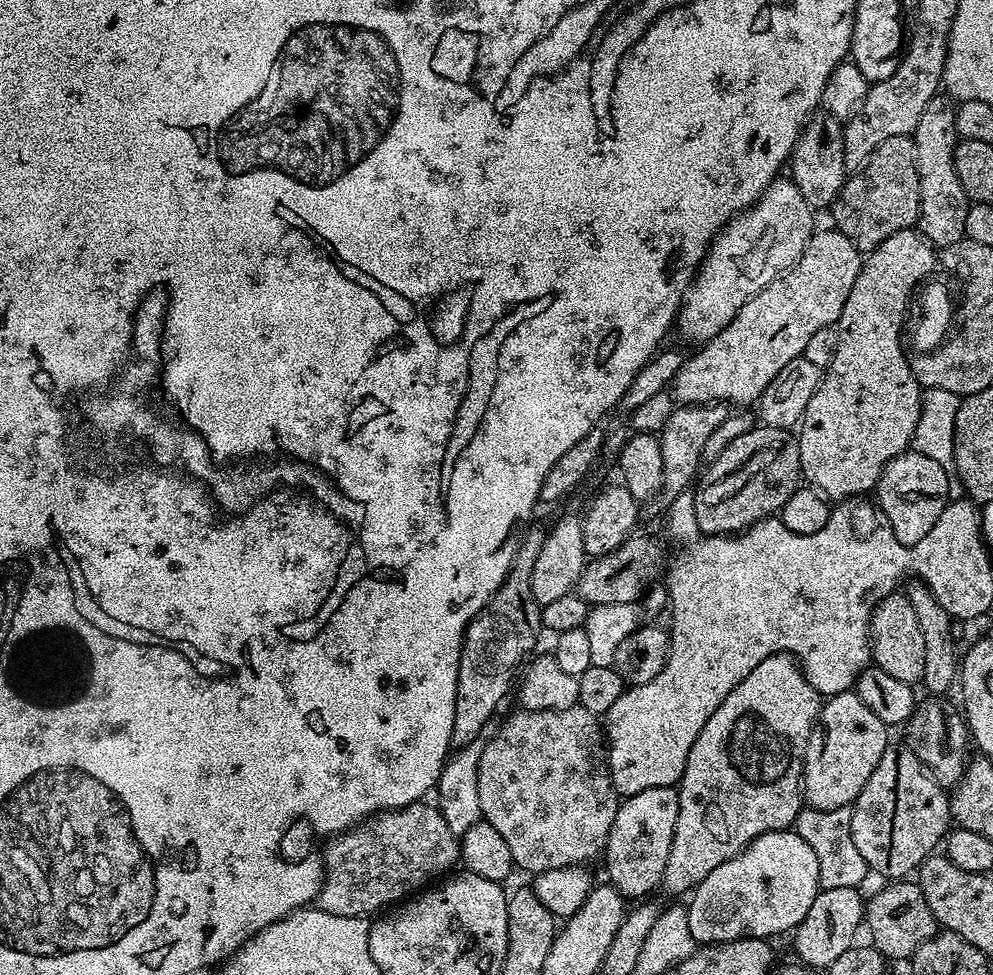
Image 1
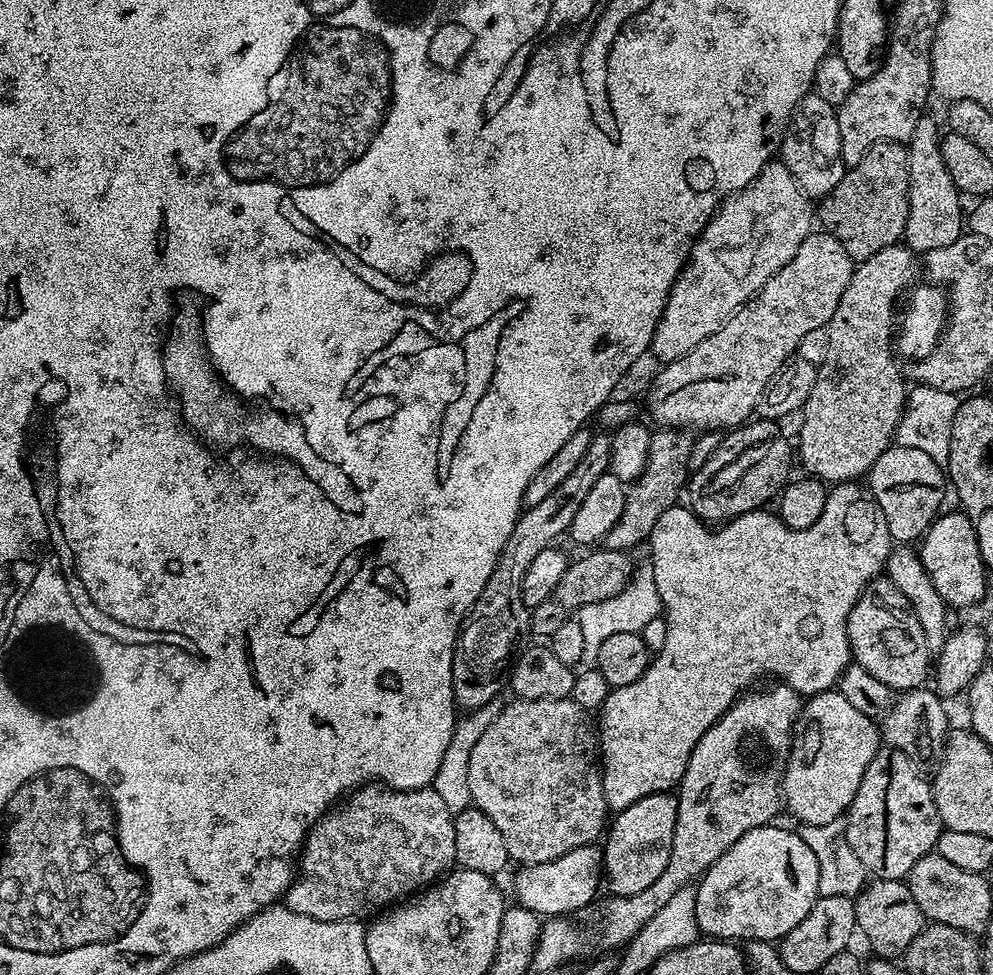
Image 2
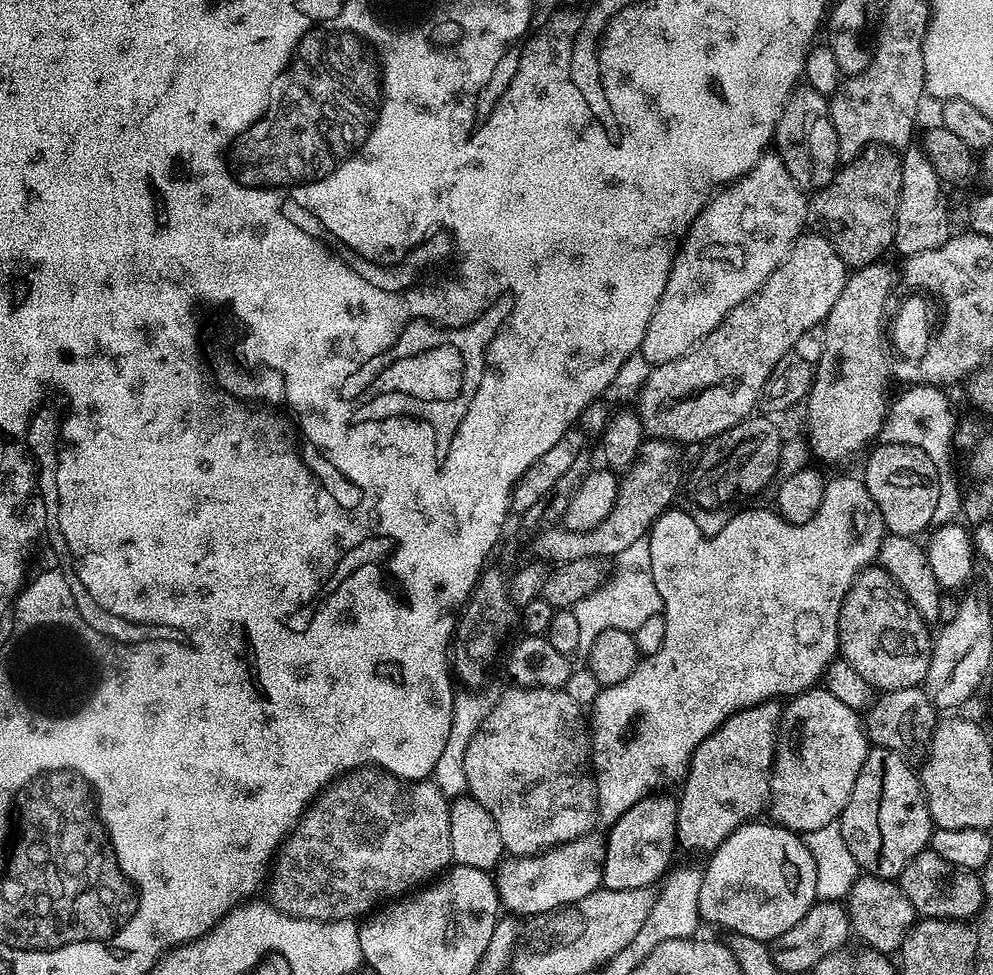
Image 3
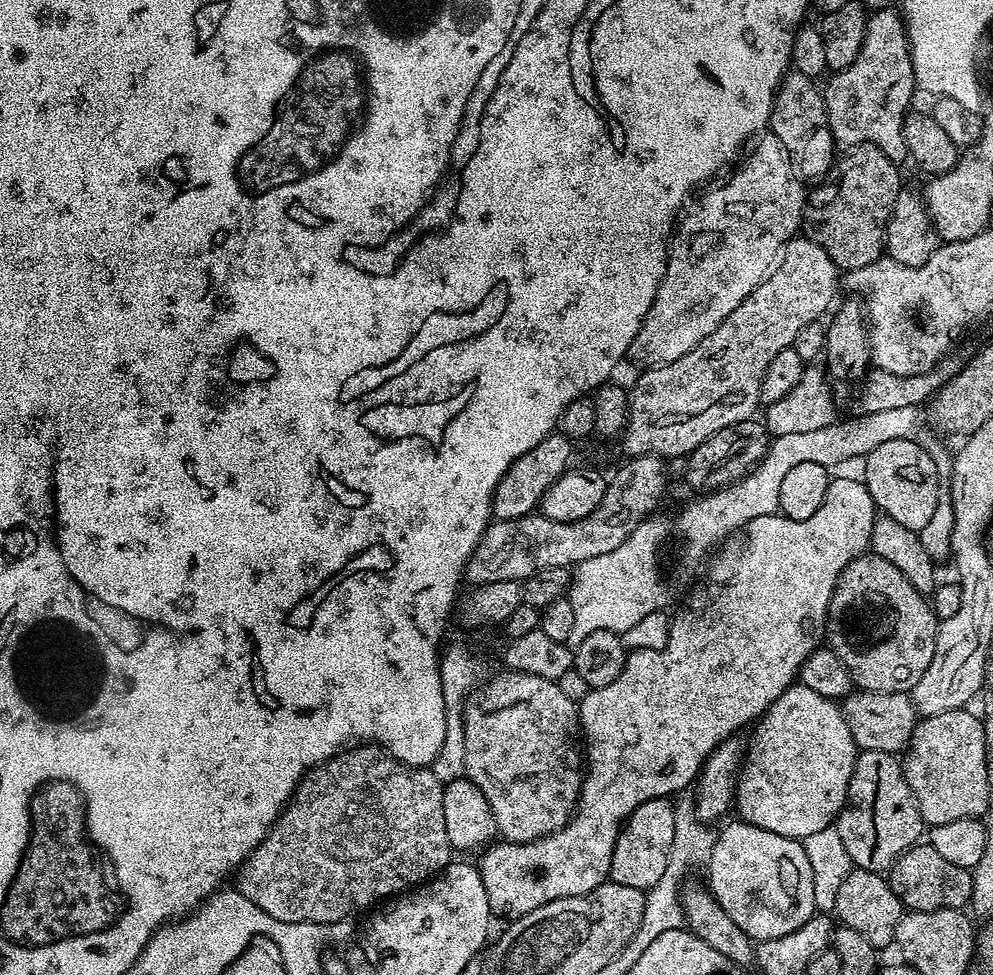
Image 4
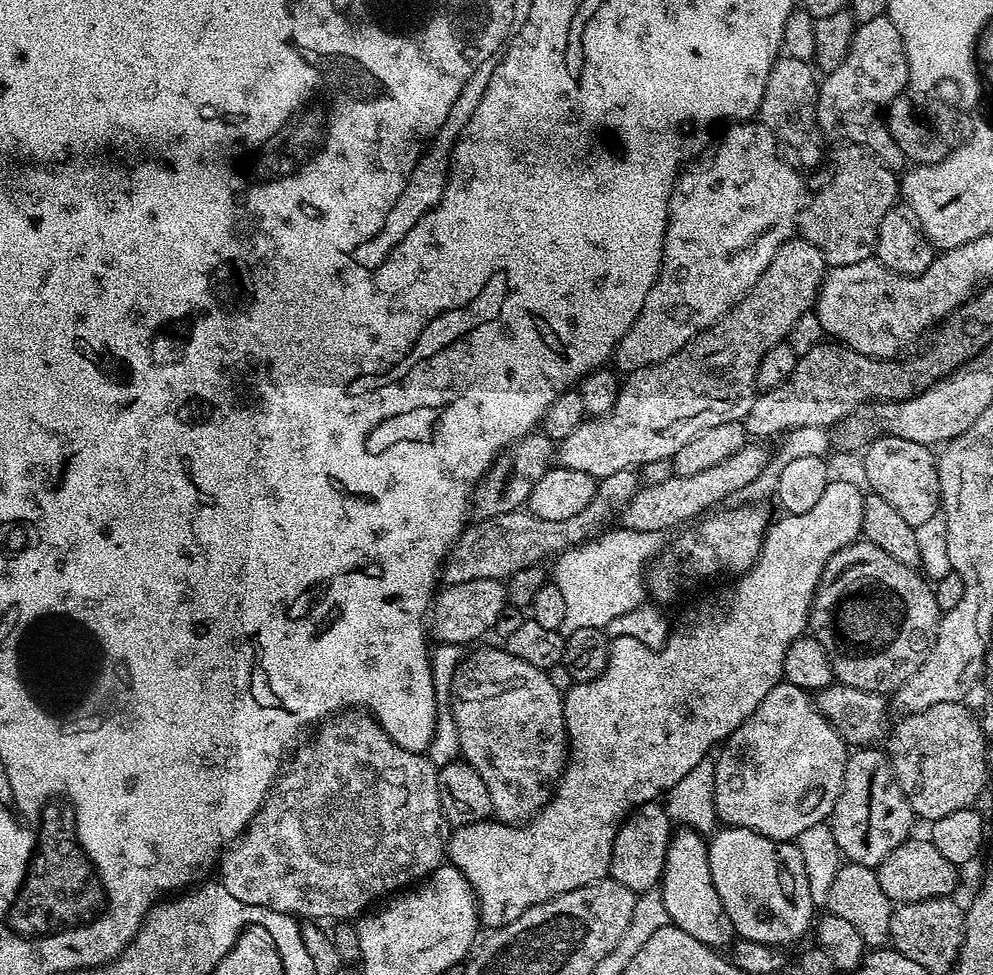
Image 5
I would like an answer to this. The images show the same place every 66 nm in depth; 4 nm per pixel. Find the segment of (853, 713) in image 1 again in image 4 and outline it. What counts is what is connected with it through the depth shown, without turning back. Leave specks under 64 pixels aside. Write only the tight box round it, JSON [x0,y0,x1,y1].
[735,682,858,842]

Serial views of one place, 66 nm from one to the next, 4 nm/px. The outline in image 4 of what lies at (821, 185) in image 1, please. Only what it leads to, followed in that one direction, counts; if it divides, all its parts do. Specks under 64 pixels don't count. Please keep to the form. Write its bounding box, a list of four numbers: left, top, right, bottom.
[768,70,834,182]

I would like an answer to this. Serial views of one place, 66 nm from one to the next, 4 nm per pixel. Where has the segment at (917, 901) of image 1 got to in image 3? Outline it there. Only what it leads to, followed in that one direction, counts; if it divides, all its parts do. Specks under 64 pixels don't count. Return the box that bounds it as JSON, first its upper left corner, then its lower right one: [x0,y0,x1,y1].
[846,874,918,953]

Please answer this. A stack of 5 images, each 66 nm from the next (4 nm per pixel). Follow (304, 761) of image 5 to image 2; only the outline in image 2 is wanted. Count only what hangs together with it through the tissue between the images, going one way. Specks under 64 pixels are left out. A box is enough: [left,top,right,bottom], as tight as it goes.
[282,782,455,922]

